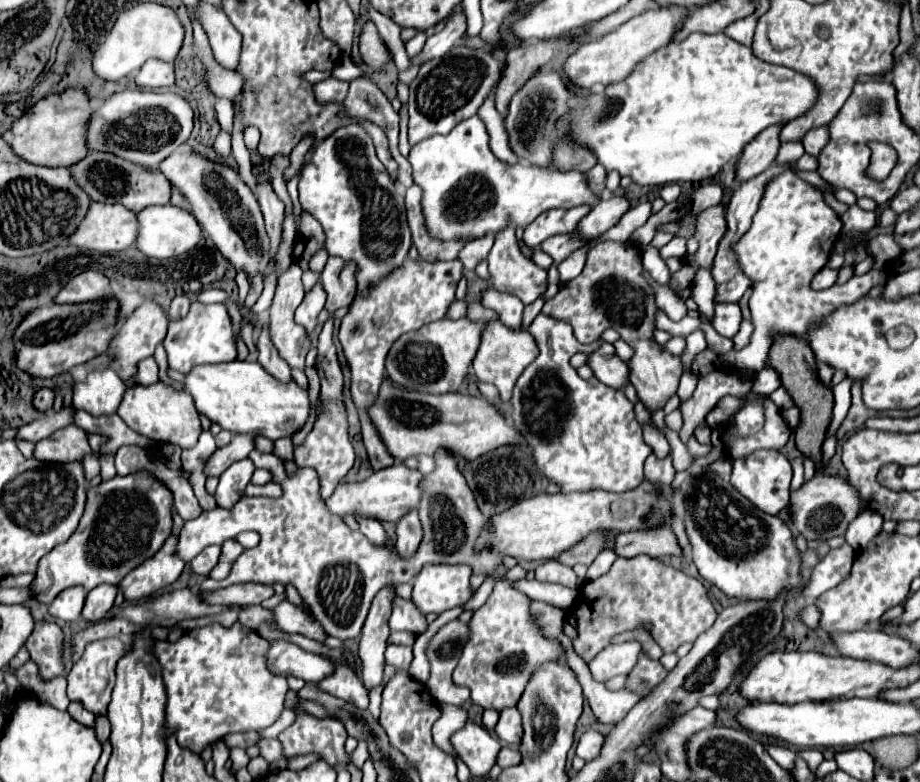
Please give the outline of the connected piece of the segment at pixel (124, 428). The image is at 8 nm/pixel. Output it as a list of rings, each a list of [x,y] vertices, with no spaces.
[[[75,410],[73,414],[75,424],[79,428],[83,428],[85,432],[95,432],[95,434],[105,434],[109,438],[109,442],[101,448],[99,454],[115,454],[119,446],[123,444],[135,444],[135,446],[143,446],[143,448],[155,448],[157,442],[139,436],[137,432],[133,432],[117,414],[111,416],[89,416],[87,412]]]

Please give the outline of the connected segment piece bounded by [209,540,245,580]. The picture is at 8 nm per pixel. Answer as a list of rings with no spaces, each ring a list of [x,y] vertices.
[[[227,540],[223,546],[221,546],[221,556],[219,556],[219,564],[211,570],[211,578],[215,578],[215,580],[223,580],[229,572],[231,572],[231,566],[233,566],[233,562],[241,556],[241,552],[243,552],[245,548],[237,542],[237,540]]]

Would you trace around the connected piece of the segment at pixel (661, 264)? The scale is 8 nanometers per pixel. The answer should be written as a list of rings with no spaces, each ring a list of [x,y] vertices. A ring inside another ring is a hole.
[[[650,244],[645,246],[643,250],[643,266],[645,270],[651,274],[651,278],[655,282],[669,282],[669,268],[665,264],[665,260],[660,258],[659,250]]]

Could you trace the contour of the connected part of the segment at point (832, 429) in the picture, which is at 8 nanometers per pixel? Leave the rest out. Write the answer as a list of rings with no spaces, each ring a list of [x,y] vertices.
[[[845,378],[841,384],[837,384],[837,386],[833,386],[833,398],[835,398],[835,404],[833,404],[833,414],[831,414],[831,422],[829,422],[829,430],[827,430],[827,434],[825,434],[825,438],[829,438],[829,436],[833,436],[837,430],[839,430],[839,426],[841,426],[841,422],[845,420],[845,416],[847,416],[847,410],[849,410],[849,406],[851,406],[851,380],[849,378]]]

